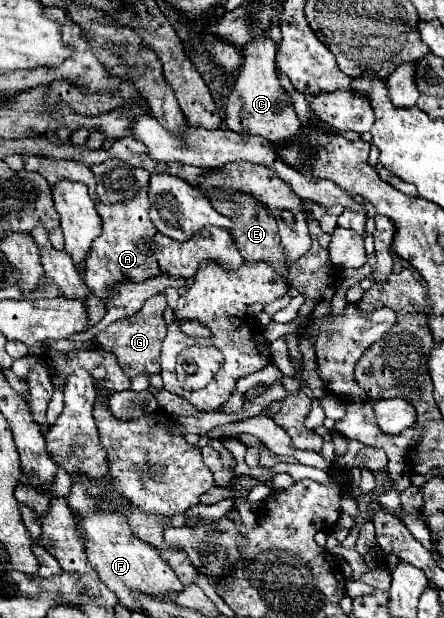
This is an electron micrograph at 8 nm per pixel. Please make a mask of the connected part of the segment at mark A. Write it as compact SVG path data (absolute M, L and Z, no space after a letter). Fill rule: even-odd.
M143 189L143 193L137 193L131 201L119 201L115 205L97 203L97 213L103 221L103 231L91 243L91 249L87 253L85 283L103 301L107 297L107 285L113 285L117 281L145 281L157 275L193 277L199 263L205 259L213 259L225 269L237 269L243 263L243 257L239 257L239 249L225 229L215 227L209 237L201 237L197 233L191 241L185 243L161 235L149 219L147 189Z

